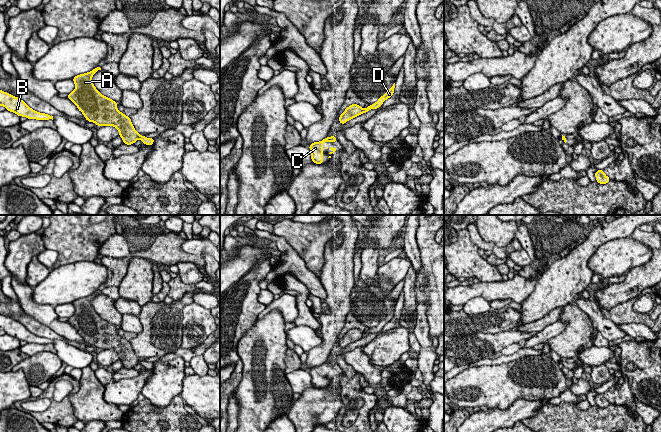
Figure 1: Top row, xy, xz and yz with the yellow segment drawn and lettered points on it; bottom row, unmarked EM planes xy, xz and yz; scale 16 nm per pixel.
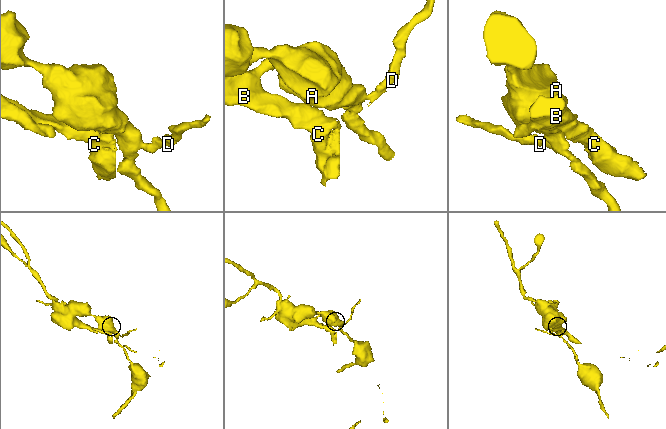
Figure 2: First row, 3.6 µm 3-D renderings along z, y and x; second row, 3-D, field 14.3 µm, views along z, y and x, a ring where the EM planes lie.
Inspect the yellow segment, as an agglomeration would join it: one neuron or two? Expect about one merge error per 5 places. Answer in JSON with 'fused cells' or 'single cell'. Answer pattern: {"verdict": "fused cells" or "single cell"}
{"verdict": "fused cells"}

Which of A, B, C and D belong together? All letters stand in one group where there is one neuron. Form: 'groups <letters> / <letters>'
groups A / B C D

